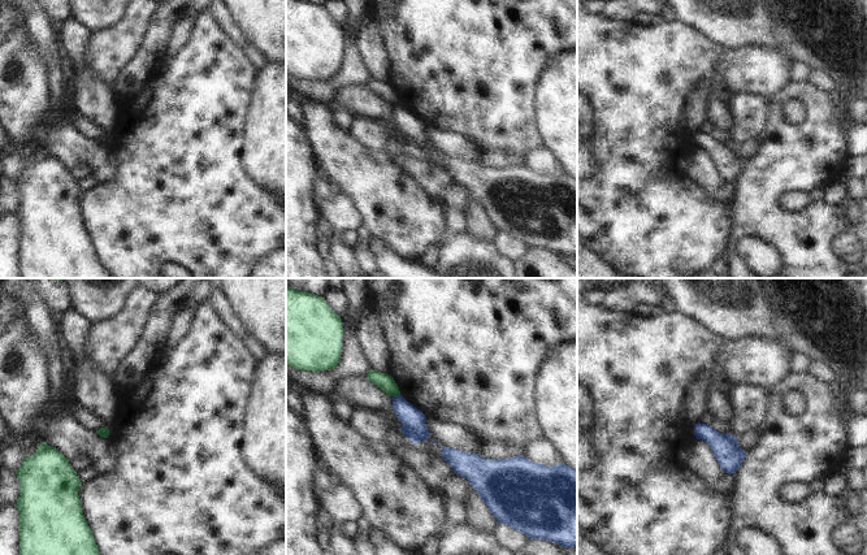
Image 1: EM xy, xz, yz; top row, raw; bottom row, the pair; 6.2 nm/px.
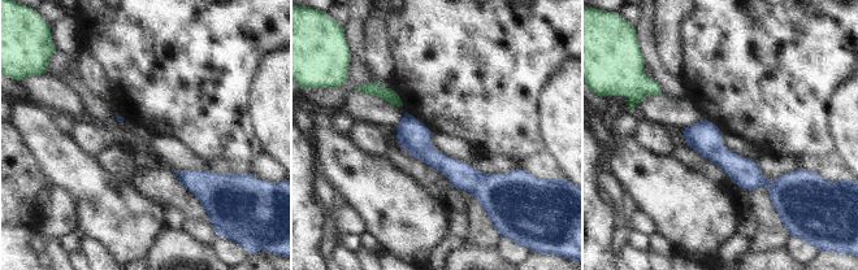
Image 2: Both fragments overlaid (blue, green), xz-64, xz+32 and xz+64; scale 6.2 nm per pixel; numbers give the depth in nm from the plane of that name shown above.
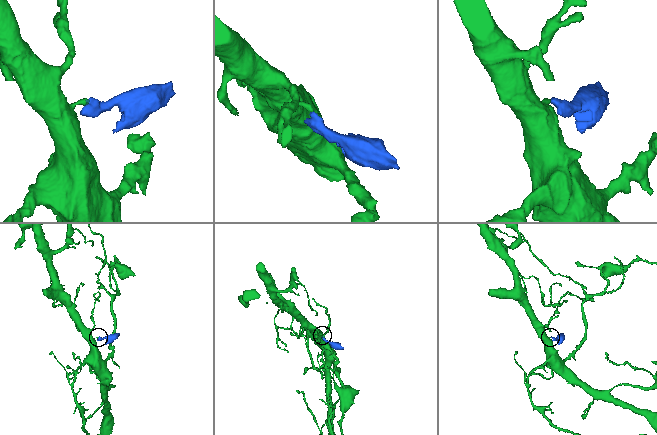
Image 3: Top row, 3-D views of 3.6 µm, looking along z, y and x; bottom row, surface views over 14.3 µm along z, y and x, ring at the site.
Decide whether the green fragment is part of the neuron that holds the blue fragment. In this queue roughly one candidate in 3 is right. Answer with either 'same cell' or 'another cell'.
another cell

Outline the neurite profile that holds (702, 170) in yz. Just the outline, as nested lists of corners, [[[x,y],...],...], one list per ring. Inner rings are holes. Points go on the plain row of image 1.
[[[697,148],[693,152],[689,164],[689,174],[712,199],[723,201],[720,191],[725,181],[720,177],[712,159],[705,149]]]

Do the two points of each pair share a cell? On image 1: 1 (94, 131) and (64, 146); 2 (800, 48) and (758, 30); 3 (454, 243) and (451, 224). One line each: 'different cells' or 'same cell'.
1: different cells
2: different cells
3: different cells

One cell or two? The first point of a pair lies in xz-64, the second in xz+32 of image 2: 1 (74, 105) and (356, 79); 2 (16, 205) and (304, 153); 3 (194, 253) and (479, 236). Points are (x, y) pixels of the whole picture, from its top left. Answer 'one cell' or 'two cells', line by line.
1: two cells
2: one cell
3: two cells

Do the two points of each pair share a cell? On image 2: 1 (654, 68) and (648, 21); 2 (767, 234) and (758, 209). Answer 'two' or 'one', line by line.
1: one
2: one

